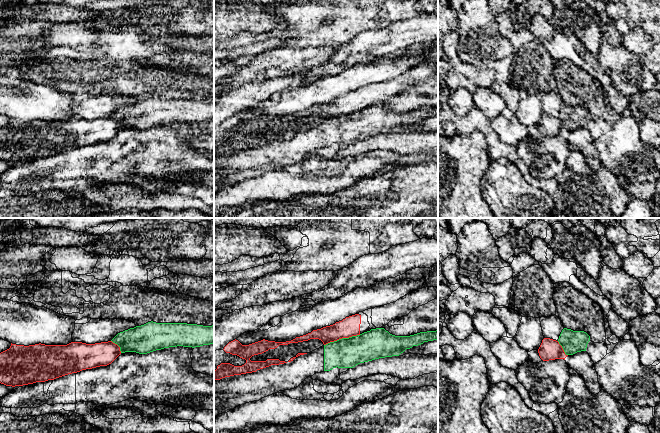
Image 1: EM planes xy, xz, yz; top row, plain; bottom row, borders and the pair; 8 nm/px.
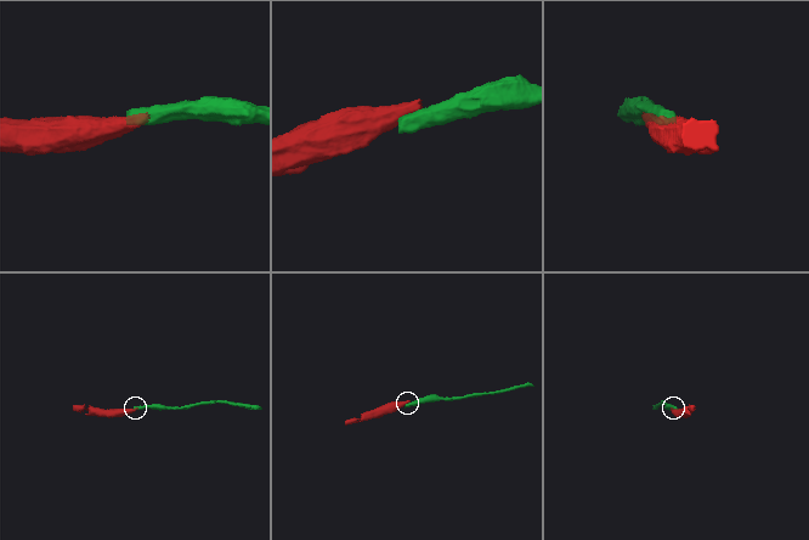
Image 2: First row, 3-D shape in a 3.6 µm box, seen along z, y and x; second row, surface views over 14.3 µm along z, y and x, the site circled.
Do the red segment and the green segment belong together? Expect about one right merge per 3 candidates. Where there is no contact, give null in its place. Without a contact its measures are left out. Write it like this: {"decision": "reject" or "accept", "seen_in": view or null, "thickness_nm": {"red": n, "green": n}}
{"decision": "reject", "seen_in": "xz", "thickness_nm": {"red": 160, "green": 240}}

